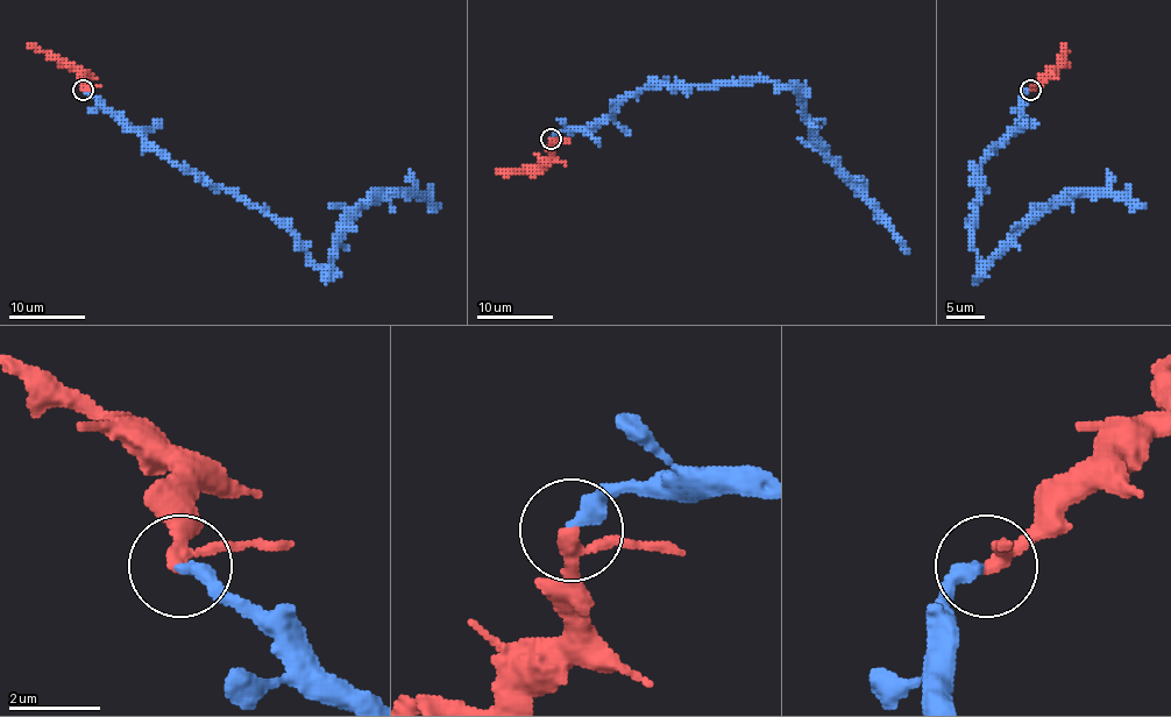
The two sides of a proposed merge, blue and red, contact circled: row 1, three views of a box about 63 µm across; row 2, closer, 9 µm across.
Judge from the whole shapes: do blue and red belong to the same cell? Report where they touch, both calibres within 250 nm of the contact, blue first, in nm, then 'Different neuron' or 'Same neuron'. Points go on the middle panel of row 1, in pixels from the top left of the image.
Place: (551, 139). Thickness 360 nm (blue) against 260 nm. Same neuron

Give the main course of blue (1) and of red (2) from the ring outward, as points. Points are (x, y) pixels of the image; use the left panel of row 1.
1: (82, 91), (178, 165), (274, 214), (323, 268), (348, 222), (380, 196), (423, 196), (439, 205)
2: (82, 91), (82, 75), (69, 64), (61, 64), (27, 43)

